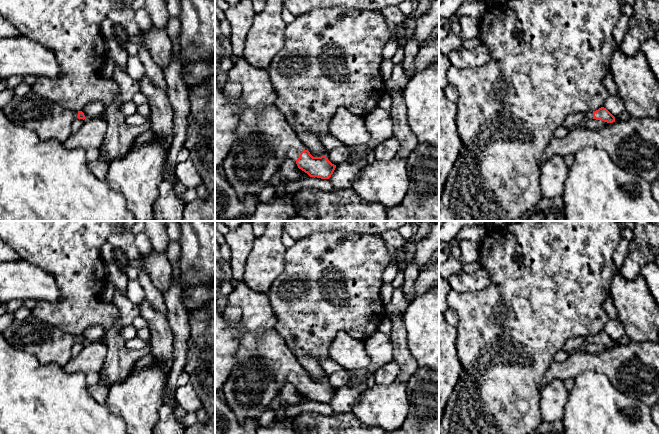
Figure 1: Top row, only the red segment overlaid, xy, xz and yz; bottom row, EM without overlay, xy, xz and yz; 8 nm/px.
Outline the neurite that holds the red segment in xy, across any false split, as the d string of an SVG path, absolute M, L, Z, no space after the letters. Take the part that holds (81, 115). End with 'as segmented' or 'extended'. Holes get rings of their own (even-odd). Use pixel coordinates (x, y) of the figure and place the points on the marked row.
M33 91L25 96L14 96L2 111L11 122L36 132L42 140L57 140L61 143L64 143L72 134L73 121L86 118L82 111L65 109Z; extended

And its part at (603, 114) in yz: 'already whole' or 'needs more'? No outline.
needs more

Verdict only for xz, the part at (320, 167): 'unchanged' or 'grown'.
grown

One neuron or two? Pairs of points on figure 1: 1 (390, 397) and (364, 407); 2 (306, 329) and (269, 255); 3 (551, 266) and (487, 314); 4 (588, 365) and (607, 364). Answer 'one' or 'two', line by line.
1: one
2: two
3: one
4: one

